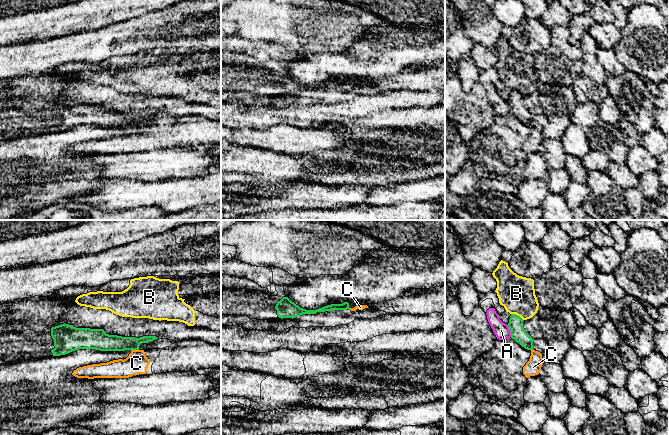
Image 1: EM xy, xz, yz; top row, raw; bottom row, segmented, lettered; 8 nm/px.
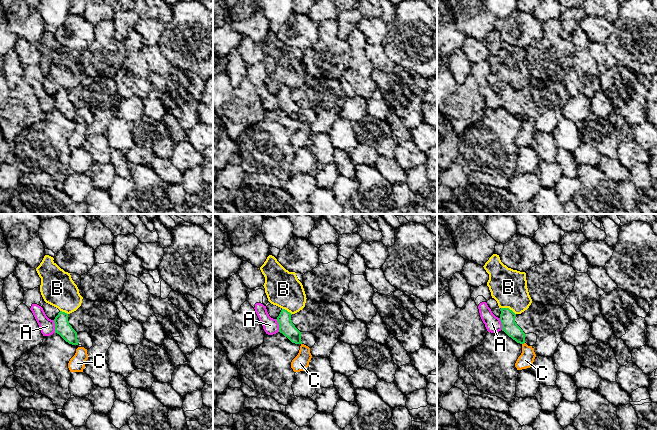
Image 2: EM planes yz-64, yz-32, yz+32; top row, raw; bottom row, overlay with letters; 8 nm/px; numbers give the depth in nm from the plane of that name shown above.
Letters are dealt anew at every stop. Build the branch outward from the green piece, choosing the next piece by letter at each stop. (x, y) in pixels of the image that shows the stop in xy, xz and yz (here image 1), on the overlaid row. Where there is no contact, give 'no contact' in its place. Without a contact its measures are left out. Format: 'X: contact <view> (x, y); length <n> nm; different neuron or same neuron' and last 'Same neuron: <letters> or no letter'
A: contact yz (510, 330); length 100 nm; different neuron
B: contact yz (517, 315); length 120 nm; different neuron
C: contact xy (135, 349); length 60 nm; different neuron
Same neuron: no letter

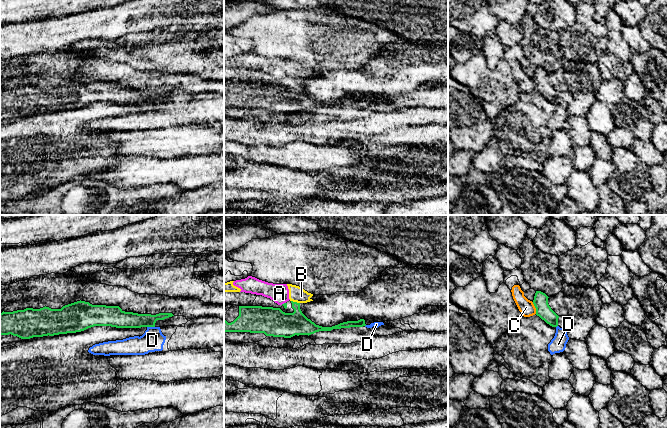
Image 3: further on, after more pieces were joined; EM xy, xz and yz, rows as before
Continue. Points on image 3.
A: contact xz (284, 303); length 40 nm; different neuron
B: contact xz (295, 302); length 80 nm; different neuron
C: contact yz (535, 307); length 100 nm; different neuron
D: contact xy (151, 326); length 60 nm; different neuron
Same neuron: no letter

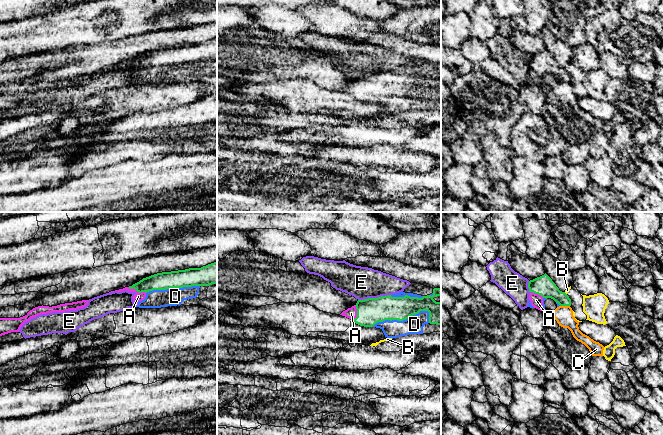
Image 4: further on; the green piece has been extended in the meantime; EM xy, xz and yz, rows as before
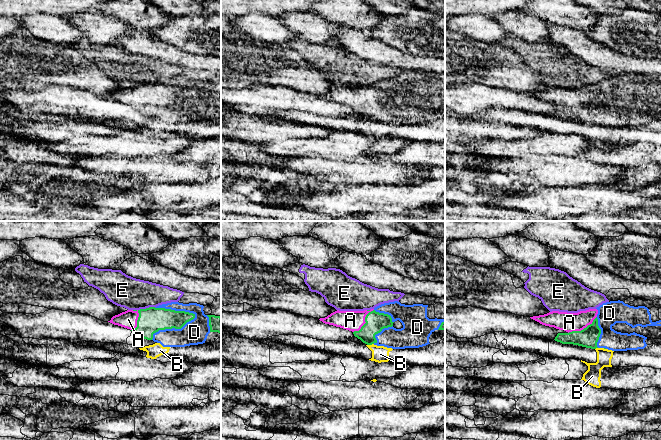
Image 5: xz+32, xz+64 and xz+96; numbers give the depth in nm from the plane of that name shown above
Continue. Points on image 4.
A: contact xy (137, 291); length 150 nm; same neuron
B: contact yz (565, 293); length 30 nm; different neuron
C: contact yz (565, 305); length 80 nm; different neuron
D: contact xz (400, 320); length 480 nm; different neuron
E: contact xz (374, 298); length 260 nm; different neuron
Same neuron: A

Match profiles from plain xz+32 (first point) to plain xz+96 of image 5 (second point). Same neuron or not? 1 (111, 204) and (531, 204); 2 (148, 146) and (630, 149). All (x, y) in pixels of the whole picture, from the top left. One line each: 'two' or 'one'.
1: one
2: two

